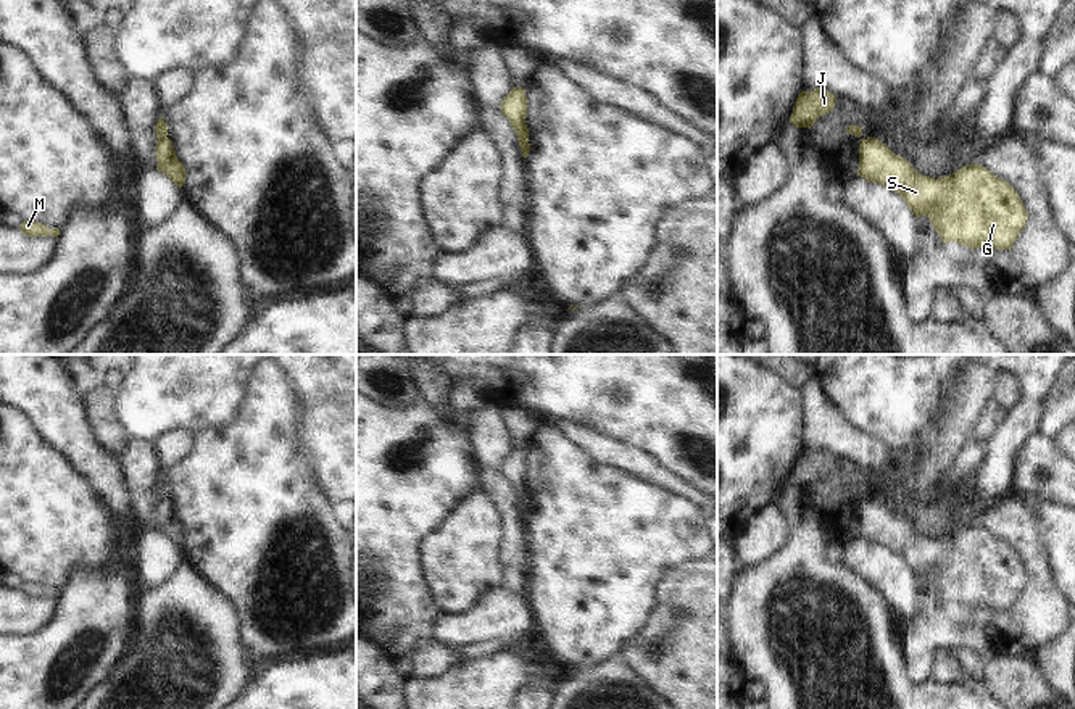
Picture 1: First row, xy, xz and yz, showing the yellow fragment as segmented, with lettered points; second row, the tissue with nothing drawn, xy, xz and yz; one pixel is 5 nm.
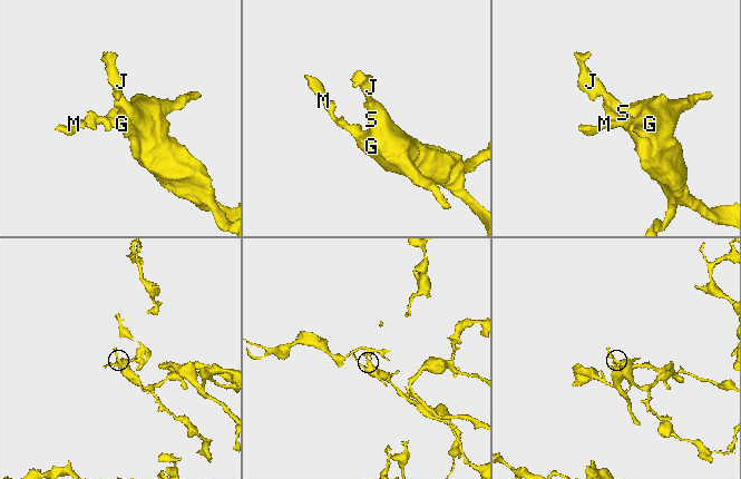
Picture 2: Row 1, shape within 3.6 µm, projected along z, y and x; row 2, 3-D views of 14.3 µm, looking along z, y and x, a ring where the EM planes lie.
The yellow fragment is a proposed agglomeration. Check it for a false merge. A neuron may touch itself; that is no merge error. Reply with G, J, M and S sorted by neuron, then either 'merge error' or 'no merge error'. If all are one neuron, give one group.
groups G M S / J; merge error

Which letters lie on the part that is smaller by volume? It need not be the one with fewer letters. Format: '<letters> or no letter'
J

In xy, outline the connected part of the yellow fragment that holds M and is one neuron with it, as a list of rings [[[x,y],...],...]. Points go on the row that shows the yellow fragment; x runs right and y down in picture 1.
[[[24,221],[19,230],[27,237],[56,237],[60,235],[60,229],[48,229],[47,226],[35,221]]]

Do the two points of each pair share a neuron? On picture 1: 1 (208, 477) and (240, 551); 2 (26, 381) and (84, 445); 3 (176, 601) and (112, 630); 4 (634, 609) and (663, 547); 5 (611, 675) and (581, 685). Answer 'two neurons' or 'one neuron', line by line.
1: one neuron
2: one neuron
3: two neurons
4: one neuron
5: one neuron

